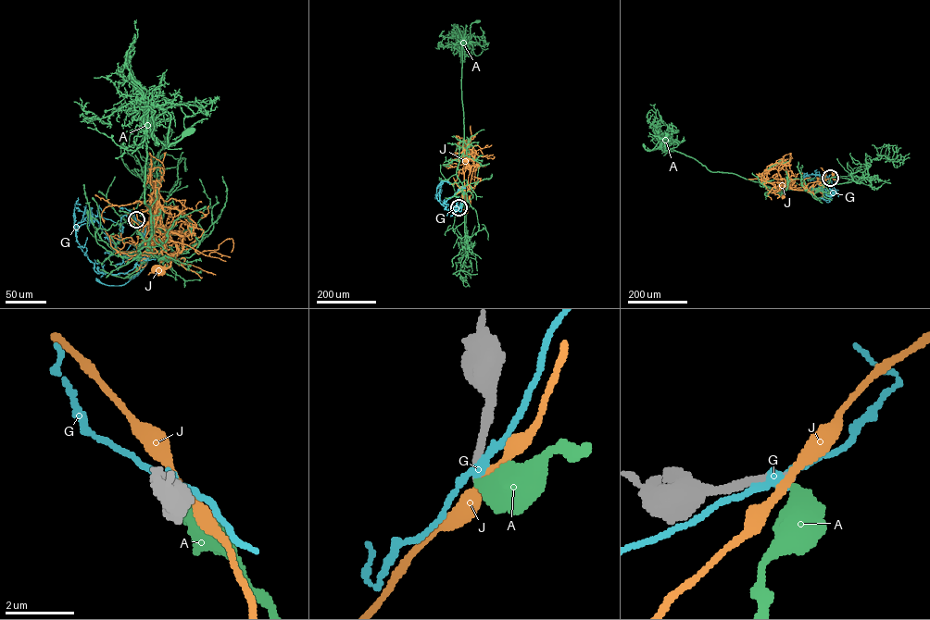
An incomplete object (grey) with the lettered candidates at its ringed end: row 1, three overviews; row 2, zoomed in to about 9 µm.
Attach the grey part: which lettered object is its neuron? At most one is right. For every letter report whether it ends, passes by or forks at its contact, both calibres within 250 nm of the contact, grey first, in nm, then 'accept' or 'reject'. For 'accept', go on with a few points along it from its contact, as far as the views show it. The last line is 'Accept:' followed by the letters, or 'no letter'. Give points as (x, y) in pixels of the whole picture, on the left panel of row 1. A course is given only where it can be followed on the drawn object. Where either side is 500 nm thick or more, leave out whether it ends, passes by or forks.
A: it ends | 260/400 nm | reject
G: it passes by | 300/280 nm | reject
J: it passes by | 260/280 nm | reject
Accept: no letter

